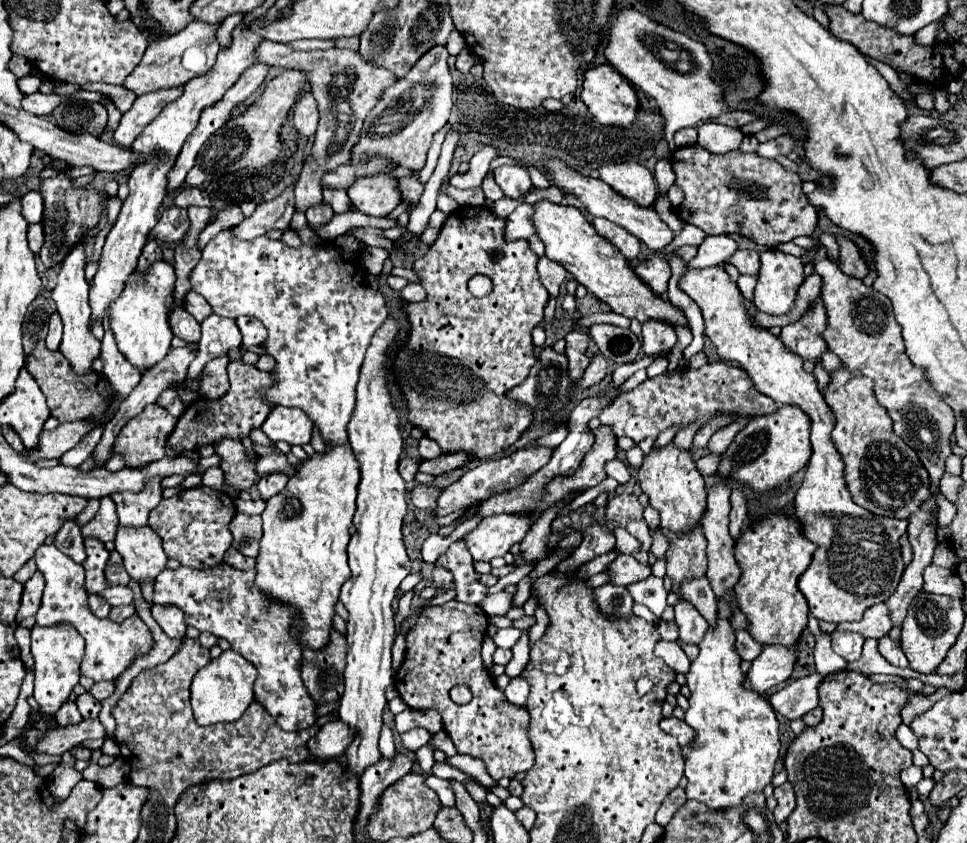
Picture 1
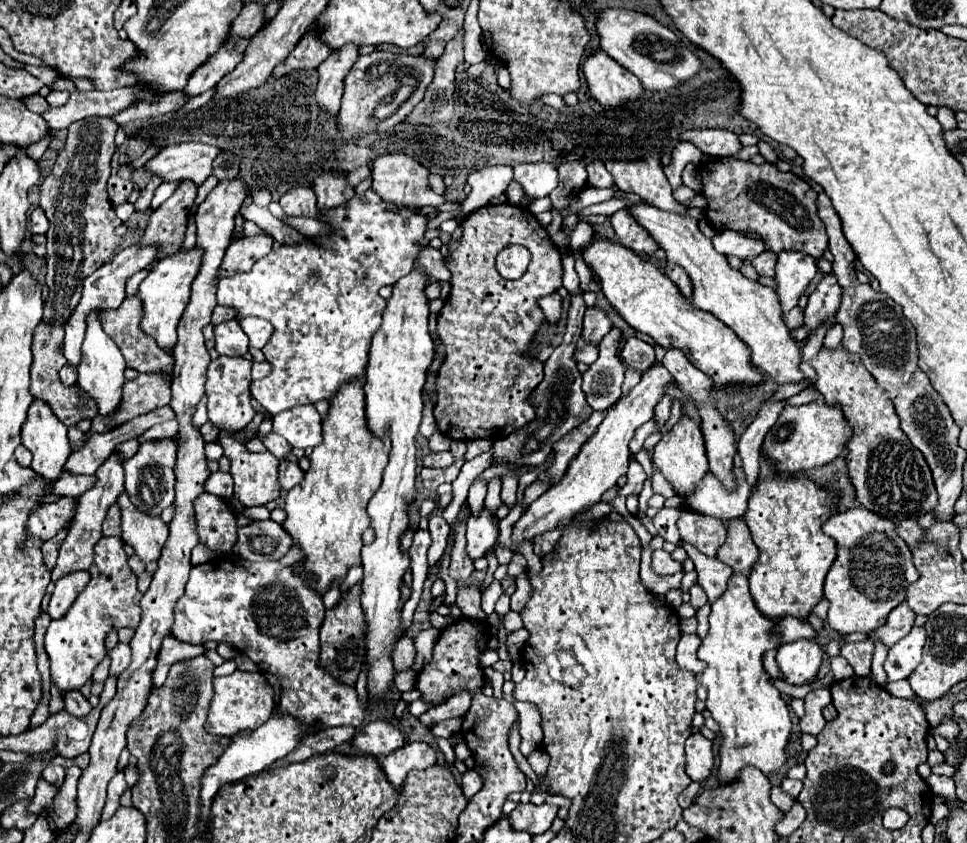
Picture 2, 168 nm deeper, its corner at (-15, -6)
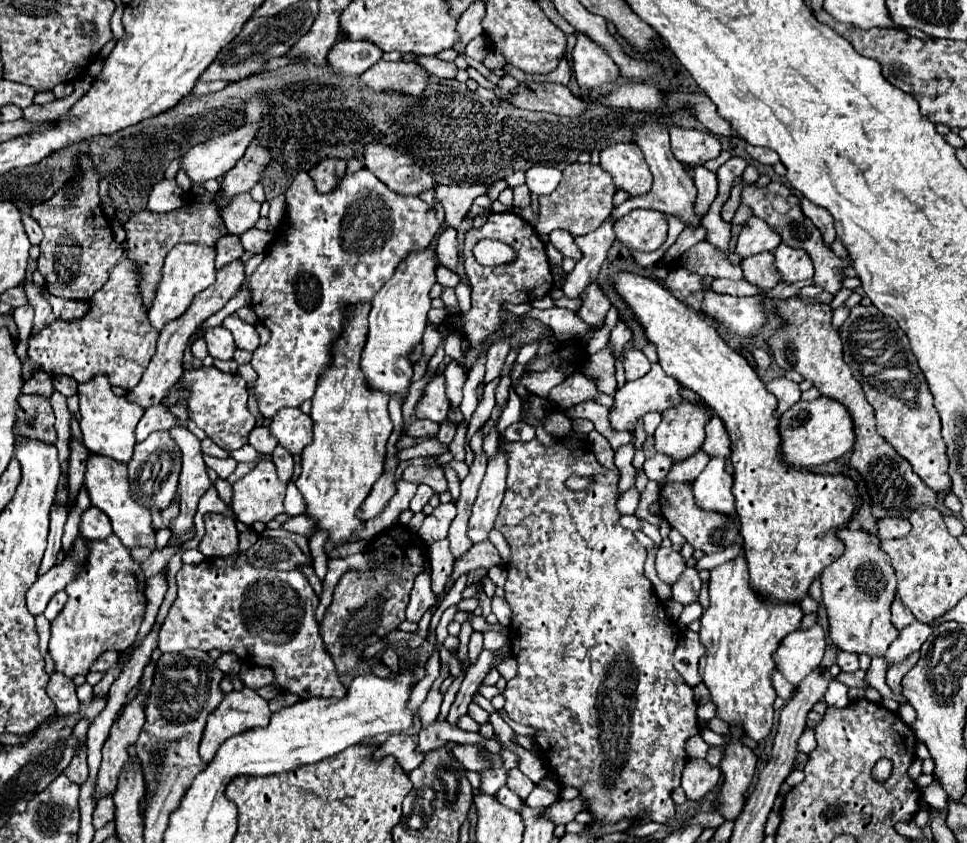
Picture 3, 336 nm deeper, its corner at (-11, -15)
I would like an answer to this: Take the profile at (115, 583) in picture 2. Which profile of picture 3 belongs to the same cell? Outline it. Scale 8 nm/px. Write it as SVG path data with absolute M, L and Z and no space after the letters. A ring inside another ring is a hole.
M109 535L103 541L87 541L87 549L89 553L85 565L79 569L77 577L65 587L69 599L61 613L51 621L49 653L55 661L55 671L67 677L87 675L89 665L105 651L125 651L135 641L135 635L145 617L145 575L141 563L133 561L129 549L123 543L119 543L115 535Z

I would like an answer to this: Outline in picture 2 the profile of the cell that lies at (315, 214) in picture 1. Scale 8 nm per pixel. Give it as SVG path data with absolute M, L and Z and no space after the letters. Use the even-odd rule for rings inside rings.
M331 174L319 176L315 180L313 192L317 196L319 210L331 210L331 208L343 206L355 194L355 190L345 182L345 176L331 176Z

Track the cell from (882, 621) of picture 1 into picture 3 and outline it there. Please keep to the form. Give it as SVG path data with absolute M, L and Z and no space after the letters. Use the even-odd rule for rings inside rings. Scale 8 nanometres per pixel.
M895 597L893 605L891 605L891 619L893 619L893 625L901 631L903 627L907 627L907 623L913 623L915 617L911 611L907 611L907 607L901 603L899 597Z

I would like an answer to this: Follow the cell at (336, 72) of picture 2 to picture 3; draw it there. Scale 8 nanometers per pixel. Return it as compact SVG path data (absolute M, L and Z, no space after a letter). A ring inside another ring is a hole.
M343 41L329 53L329 65L335 73L361 75L383 57L383 51L369 41Z

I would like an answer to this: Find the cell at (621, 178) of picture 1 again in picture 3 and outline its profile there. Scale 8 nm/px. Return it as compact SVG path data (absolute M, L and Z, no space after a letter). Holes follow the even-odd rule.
M615 143L603 149L601 167L611 173L617 189L631 193L633 197L643 195L653 183L643 153L635 143Z

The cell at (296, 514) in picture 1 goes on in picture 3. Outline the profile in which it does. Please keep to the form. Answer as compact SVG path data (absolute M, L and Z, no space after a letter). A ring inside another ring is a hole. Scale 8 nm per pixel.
M369 303L351 305L351 311L345 315L347 321L343 331L331 349L331 367L319 375L317 389L311 399L315 435L313 443L307 445L301 453L303 471L295 483L307 503L307 515L317 521L317 529L329 531L327 541L333 545L341 545L355 531L363 529L363 521L357 517L357 513L373 483L383 473L385 445L393 431L393 423L387 411L389 395L369 389L361 371Z

